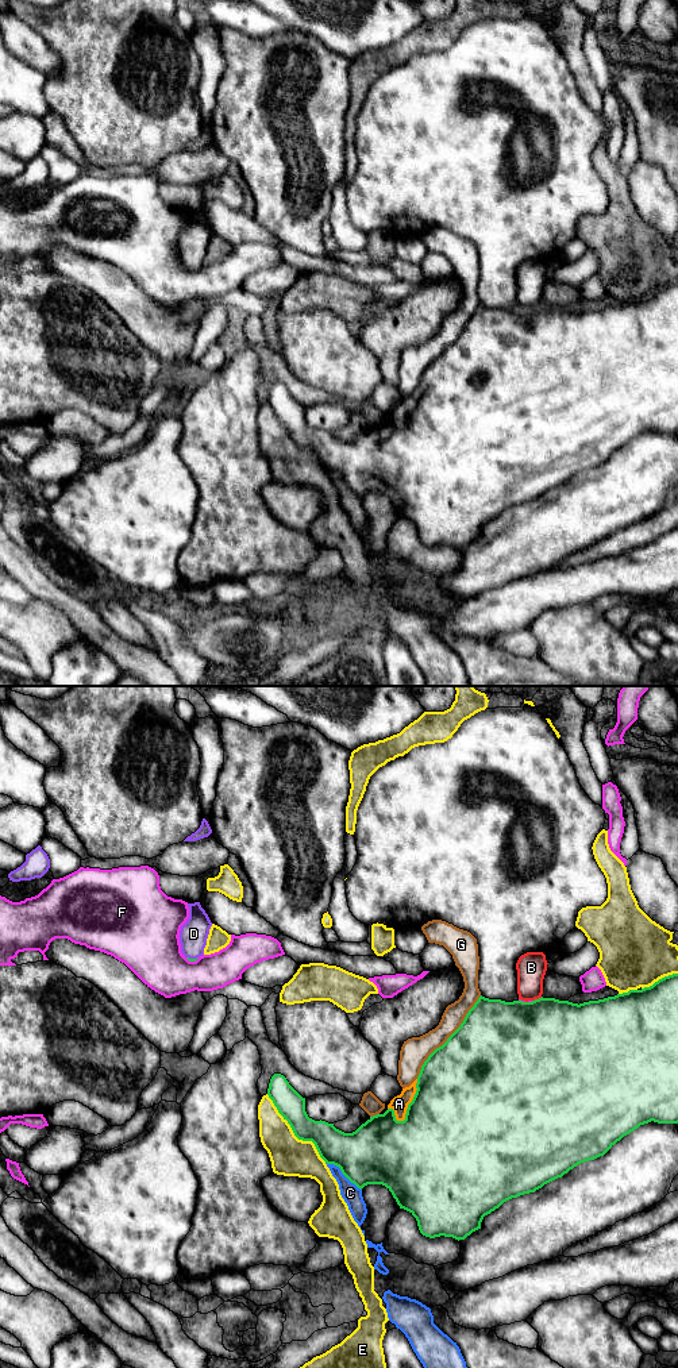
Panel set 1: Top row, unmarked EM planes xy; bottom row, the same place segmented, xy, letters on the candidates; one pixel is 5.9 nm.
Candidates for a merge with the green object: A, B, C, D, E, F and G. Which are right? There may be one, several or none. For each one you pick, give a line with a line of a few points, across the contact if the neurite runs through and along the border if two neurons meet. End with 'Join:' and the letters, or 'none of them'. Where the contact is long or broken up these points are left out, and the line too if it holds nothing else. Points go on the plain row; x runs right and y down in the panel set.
Join: A, D

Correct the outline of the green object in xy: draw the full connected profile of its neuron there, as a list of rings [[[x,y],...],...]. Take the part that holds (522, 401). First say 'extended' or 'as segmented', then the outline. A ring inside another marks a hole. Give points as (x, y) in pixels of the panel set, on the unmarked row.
extended | [[[678,282],[664,285],[650,296],[629,298],[598,309],[573,312],[555,307],[539,307],[532,311],[489,308],[479,305],[466,323],[461,335],[436,357],[421,374],[417,388],[394,405],[384,423],[370,425],[355,440],[344,442],[325,429],[315,429],[305,420],[303,406],[281,382],[270,388],[267,404],[278,421],[288,429],[294,444],[303,450],[312,450],[327,473],[340,477],[342,482],[358,497],[367,493],[385,494],[400,517],[409,520],[417,529],[423,544],[452,546],[465,548],[481,537],[485,524],[498,517],[504,510],[524,502],[535,501],[544,493],[562,486],[581,471],[604,465],[617,450],[640,433],[651,429],[658,432],[678,432]]]

